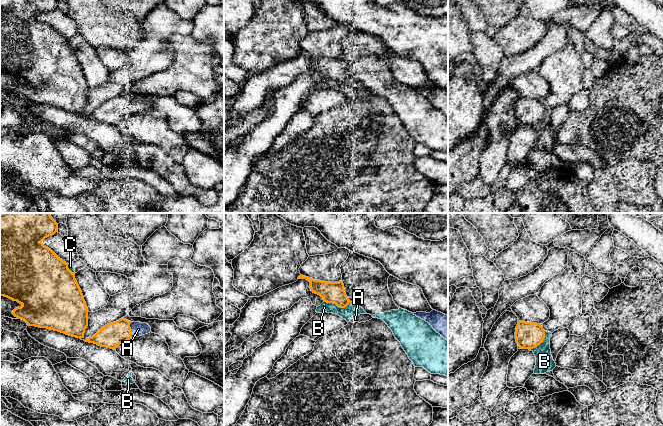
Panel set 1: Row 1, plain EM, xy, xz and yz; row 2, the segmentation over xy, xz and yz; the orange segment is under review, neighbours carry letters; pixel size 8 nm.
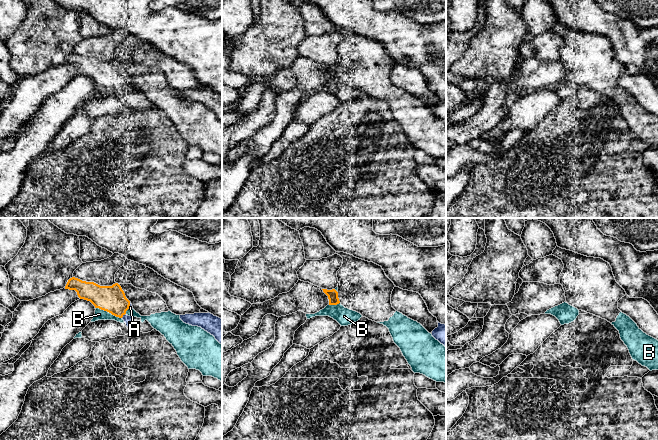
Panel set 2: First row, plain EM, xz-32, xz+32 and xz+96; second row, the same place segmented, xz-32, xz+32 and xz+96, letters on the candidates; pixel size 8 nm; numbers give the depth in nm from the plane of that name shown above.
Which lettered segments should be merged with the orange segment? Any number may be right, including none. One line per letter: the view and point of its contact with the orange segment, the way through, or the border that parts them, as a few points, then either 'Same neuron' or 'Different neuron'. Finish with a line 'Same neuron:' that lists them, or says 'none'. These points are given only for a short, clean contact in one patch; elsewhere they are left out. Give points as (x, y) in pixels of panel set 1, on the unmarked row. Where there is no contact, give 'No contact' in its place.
A: Touches orange at xy (130, 106). Same neuron
B: Touches orange at xz (338, 82). Boundary: xz (324, 77), (335, 79), (341, 83), (345, 83), (351, 78). Different neuron
C: Touches orange at xy (68, 45). Different neuron
Same neuron: A

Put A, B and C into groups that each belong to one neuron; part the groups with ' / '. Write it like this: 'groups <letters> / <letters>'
groups A / B / C

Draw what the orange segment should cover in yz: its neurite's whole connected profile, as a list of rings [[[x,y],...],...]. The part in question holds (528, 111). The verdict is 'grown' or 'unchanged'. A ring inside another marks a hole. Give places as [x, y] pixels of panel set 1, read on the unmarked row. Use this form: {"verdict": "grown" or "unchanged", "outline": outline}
{"verdict": "unchanged", "outline": [[[519,97],[516,102],[515,115],[518,123],[533,125],[540,121],[545,114],[545,106],[541,100]]]}

